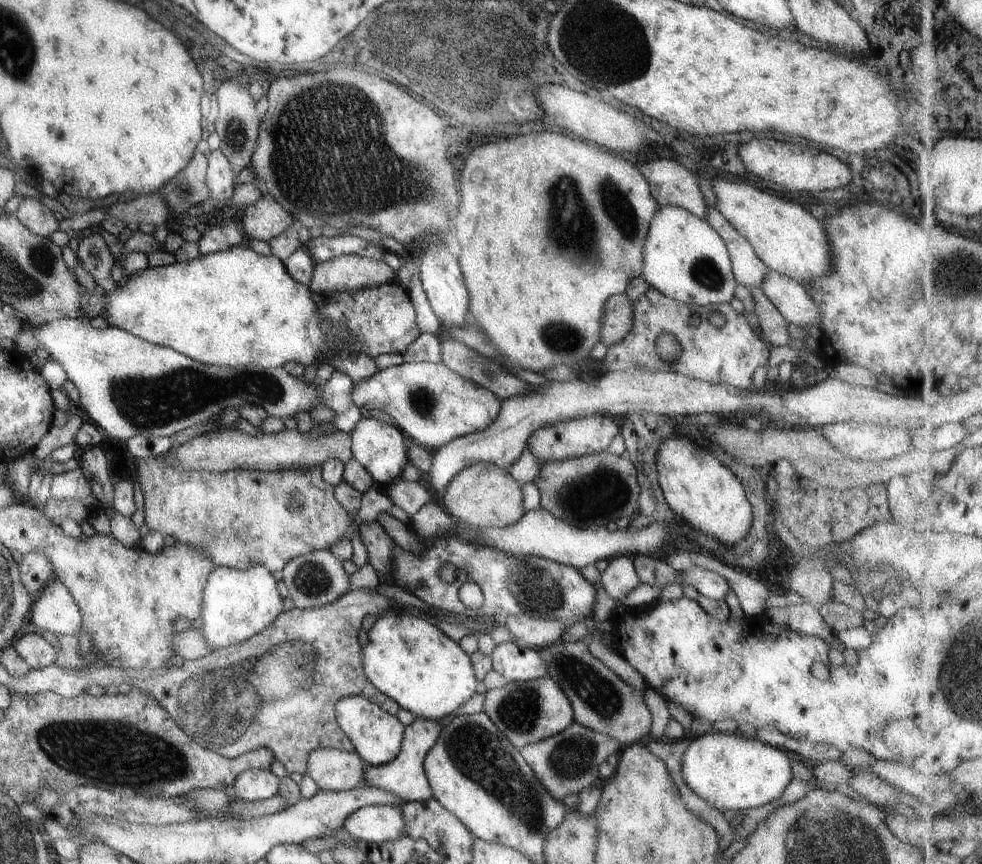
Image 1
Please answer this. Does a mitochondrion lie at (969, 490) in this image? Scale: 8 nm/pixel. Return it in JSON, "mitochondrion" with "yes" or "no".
{"mitochondrion":"yes"}

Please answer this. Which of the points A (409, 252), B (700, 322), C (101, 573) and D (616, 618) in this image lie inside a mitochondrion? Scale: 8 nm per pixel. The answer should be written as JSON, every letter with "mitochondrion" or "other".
{"A":"other","B":"mitochondrion","C":"mitochondrion","D":"other"}

